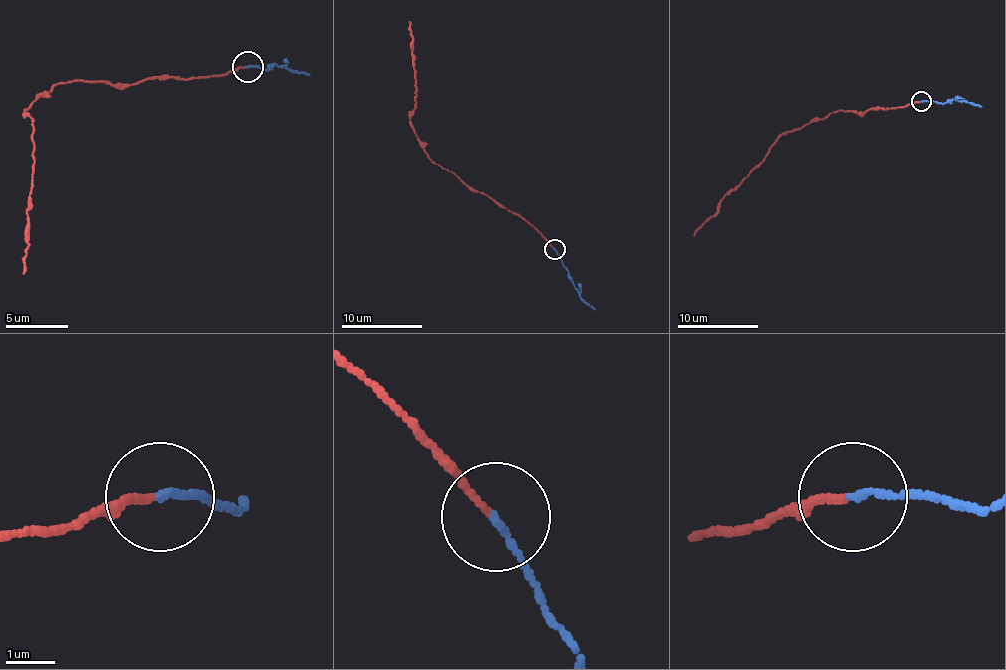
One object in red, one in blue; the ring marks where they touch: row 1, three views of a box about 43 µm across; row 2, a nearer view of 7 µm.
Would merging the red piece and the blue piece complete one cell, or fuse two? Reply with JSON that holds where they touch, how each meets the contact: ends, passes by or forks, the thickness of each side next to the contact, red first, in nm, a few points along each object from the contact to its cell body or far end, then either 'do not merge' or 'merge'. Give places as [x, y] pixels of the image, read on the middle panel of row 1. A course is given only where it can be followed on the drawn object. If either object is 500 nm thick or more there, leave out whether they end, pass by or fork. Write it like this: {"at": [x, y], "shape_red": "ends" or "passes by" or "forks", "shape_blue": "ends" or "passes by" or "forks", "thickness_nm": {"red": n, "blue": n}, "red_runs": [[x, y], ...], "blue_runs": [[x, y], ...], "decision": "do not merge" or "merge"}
{"at": [555, 249], "shape_red": "ends", "shape_blue": "ends", "thickness_nm": {"red": 130, "blue": 130}, "red_runs": [[553, 248], [517, 214], [470, 190], [424, 149], [410, 115], [416, 107], [410, 22]], "blue_runs": [[555, 248], [577, 293], [595, 309]], "decision": "do not merge"}

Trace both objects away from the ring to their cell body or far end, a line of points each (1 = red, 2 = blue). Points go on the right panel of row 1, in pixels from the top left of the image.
1: (920, 102), (866, 112), (838, 110), (797, 130), (787, 130), (694, 235)
2: (920, 102), (943, 104), (965, 100), (981, 106)

